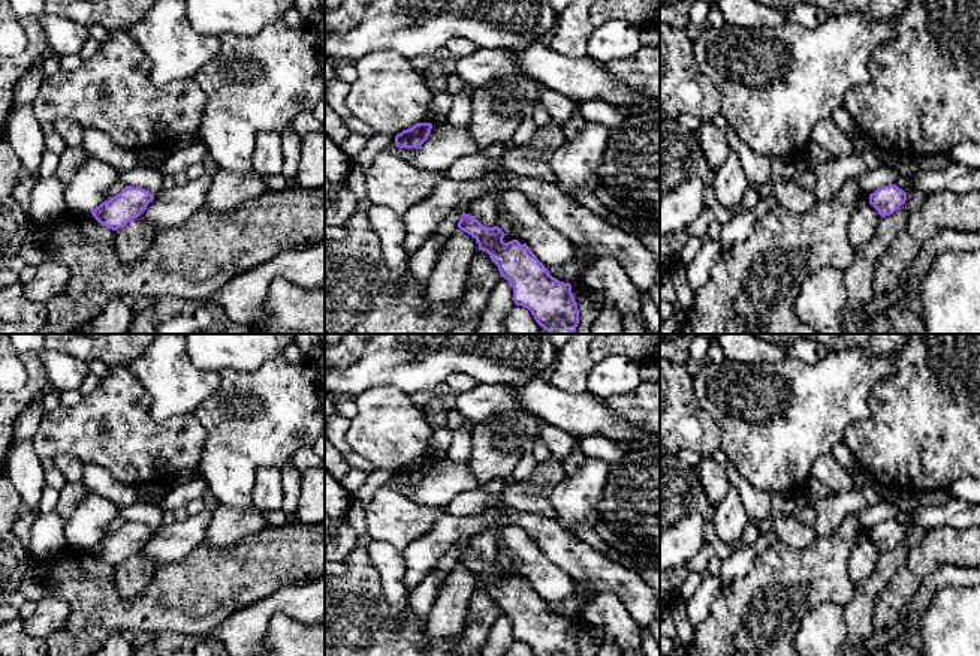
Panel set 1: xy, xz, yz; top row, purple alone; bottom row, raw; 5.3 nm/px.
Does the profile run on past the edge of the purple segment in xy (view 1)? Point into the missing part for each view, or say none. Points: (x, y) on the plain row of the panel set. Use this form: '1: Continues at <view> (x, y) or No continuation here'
1: No continuation here

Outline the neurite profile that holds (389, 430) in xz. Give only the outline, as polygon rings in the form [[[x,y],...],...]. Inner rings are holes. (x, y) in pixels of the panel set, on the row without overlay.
[[[376,386],[355,398],[358,413],[350,419],[347,443],[376,469],[396,472],[419,458],[431,458],[429,446],[435,430],[425,421],[422,409],[410,395],[393,386]]]

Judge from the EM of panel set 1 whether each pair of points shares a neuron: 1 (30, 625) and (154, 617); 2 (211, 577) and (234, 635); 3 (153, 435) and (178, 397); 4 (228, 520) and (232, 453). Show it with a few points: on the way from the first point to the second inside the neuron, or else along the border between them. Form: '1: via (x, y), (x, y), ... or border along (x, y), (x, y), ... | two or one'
1: border along (56, 596), (68, 605), (69, 617), (45, 638) | two
2: border along (259, 599), (235, 610), (211, 634) | two
3: border along (145, 390), (150, 415), (156, 420), (193, 411) | two
4: border along (217, 503), (234, 508), (249, 508), (253, 505) | two

